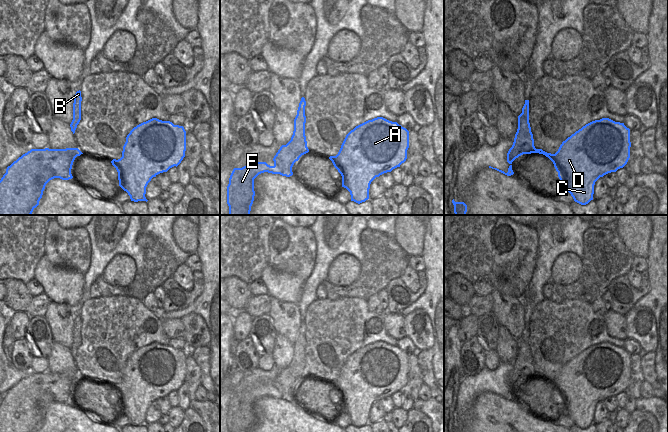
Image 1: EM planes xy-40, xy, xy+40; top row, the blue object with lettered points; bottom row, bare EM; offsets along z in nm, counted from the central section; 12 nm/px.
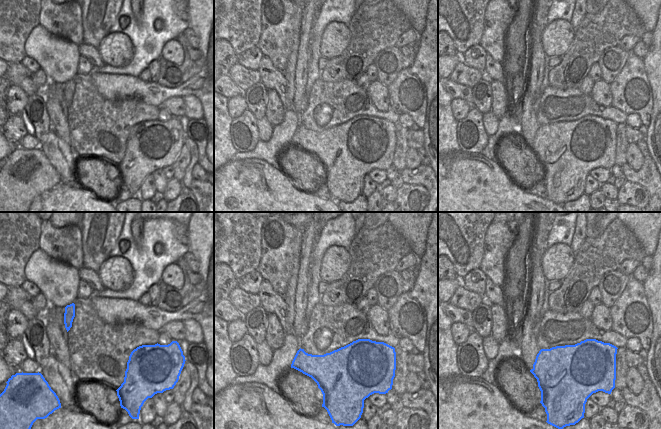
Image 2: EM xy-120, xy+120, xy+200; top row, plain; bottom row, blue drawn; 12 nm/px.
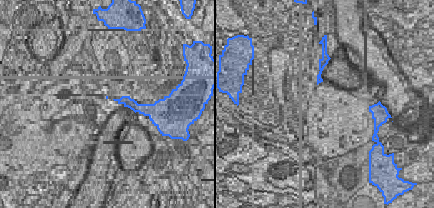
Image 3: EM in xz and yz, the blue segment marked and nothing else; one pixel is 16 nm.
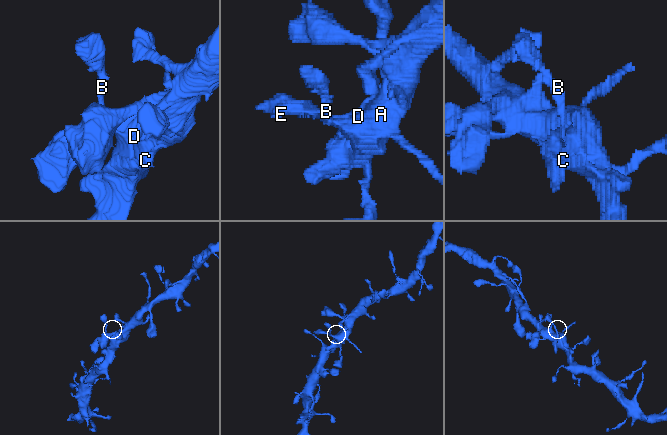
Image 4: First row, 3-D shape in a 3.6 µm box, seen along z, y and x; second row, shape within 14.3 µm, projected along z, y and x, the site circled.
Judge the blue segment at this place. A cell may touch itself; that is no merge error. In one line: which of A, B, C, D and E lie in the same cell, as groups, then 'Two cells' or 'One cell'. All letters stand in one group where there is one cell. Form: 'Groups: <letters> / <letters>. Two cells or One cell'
Groups: A B C D E. One cell.

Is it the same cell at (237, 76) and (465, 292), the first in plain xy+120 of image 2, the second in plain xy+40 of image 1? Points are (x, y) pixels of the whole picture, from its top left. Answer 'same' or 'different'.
different

